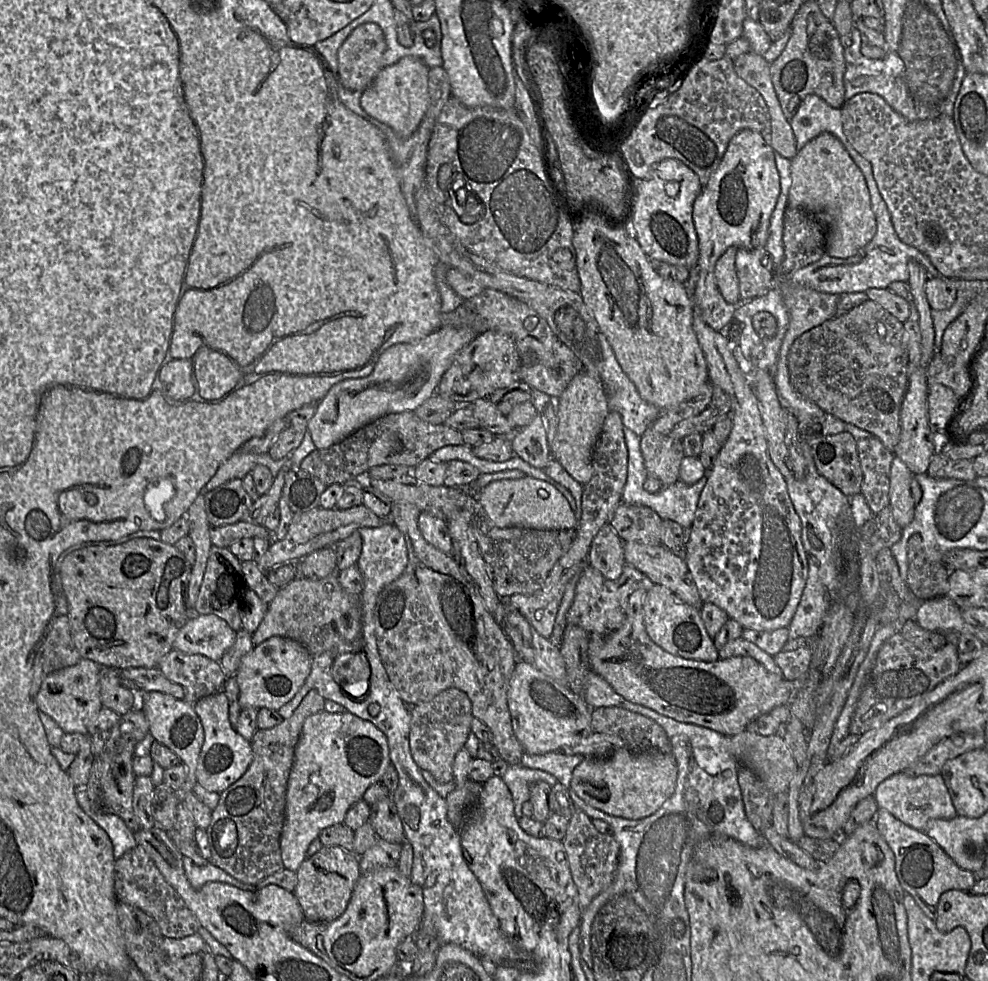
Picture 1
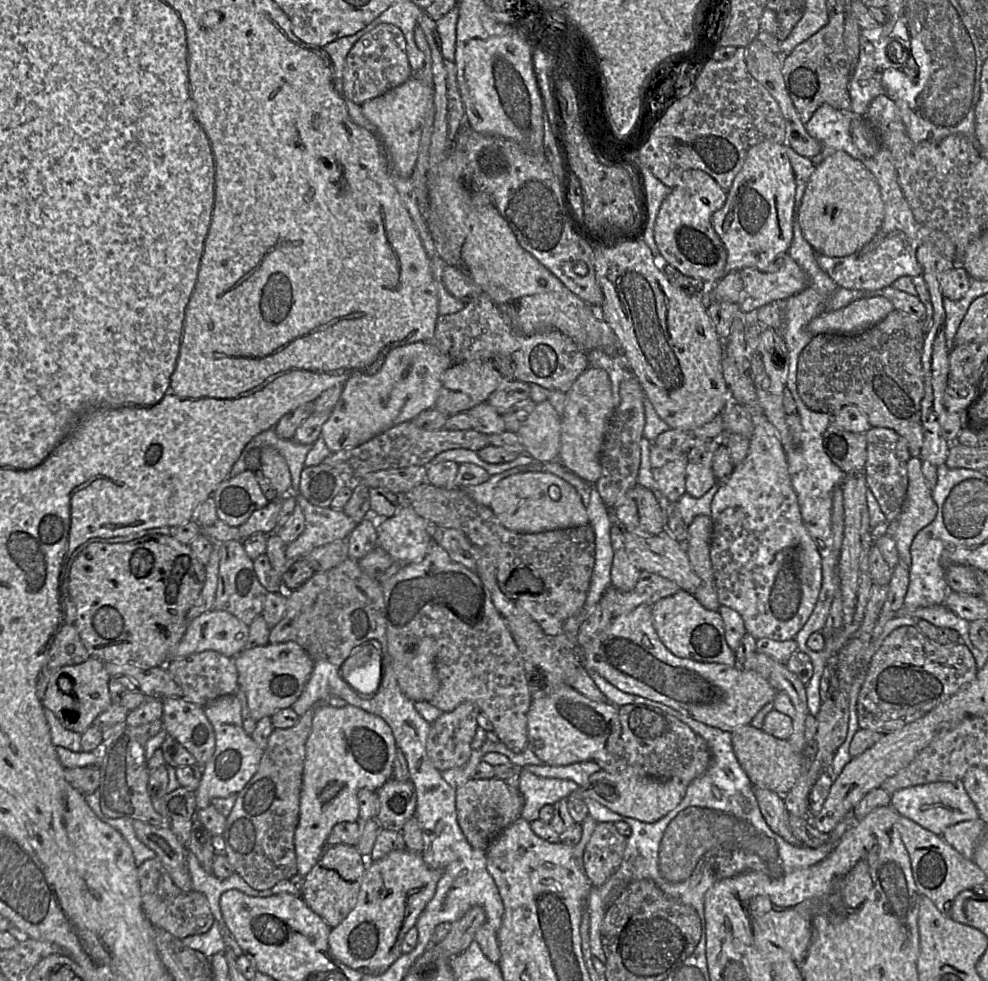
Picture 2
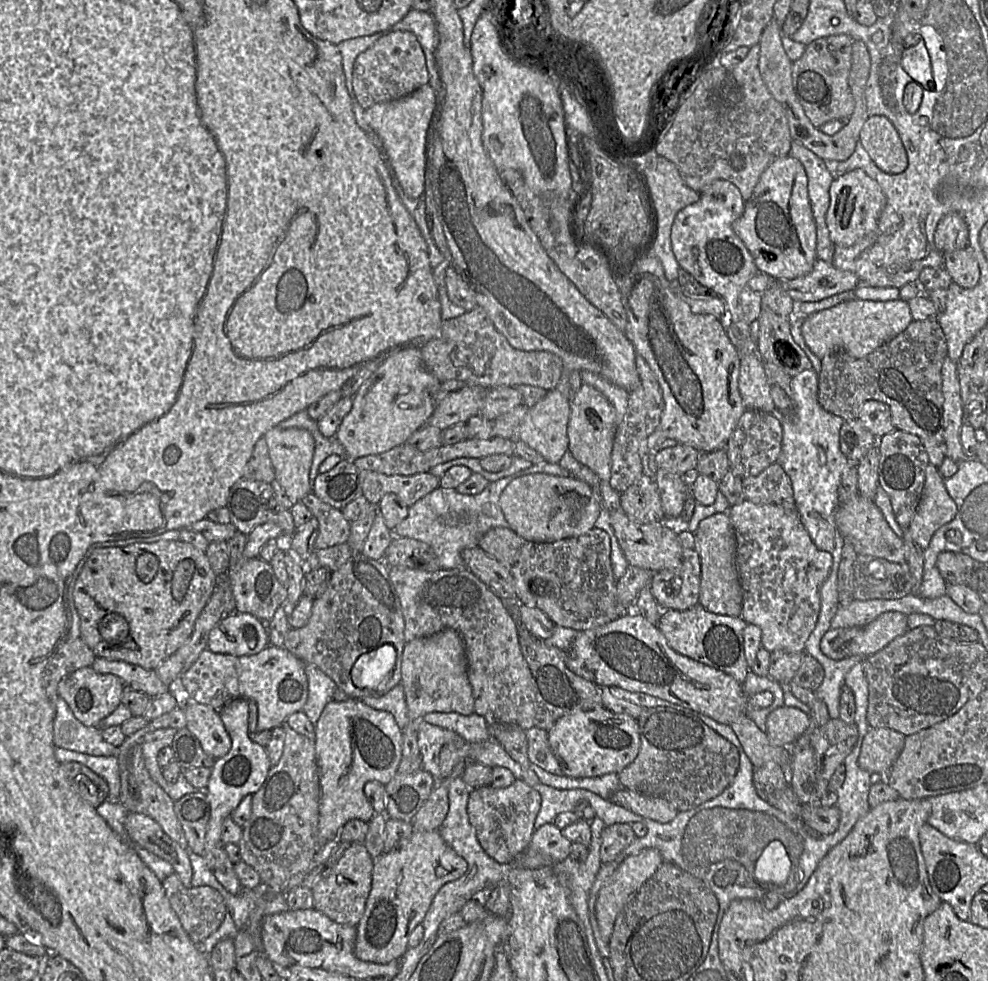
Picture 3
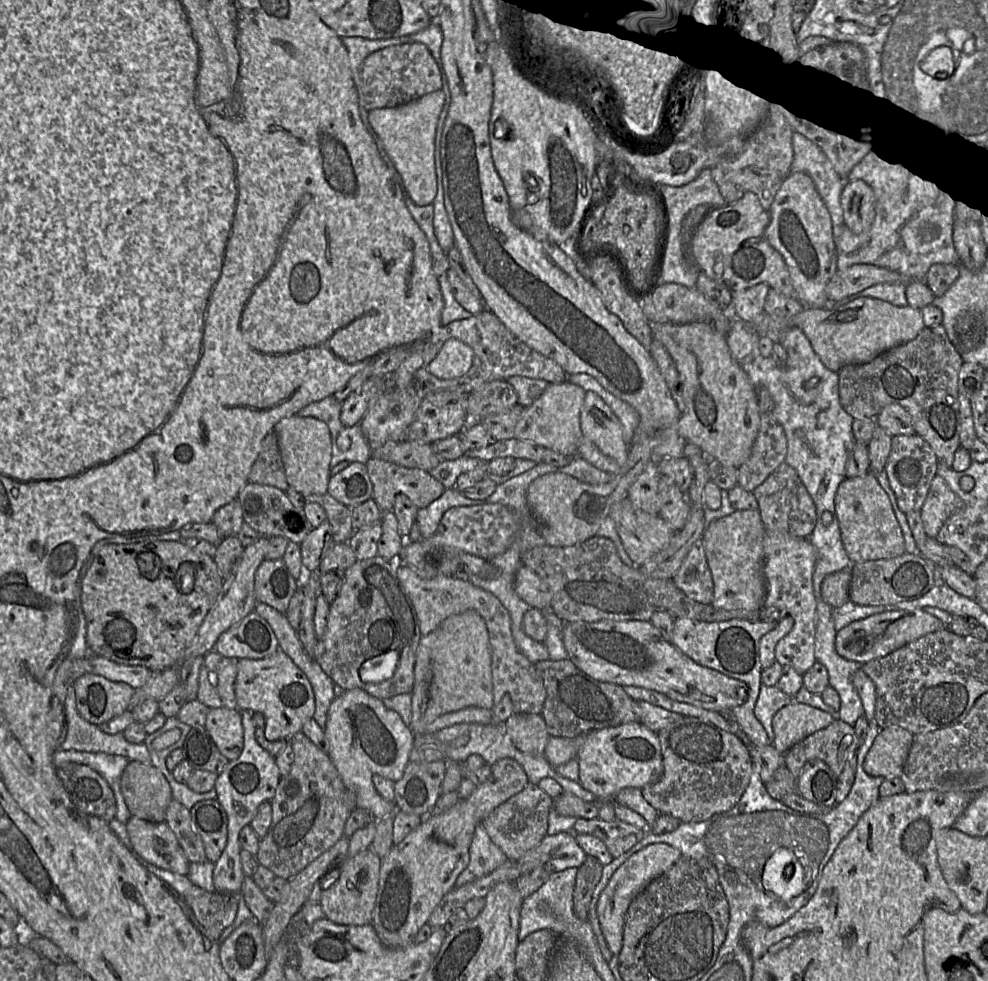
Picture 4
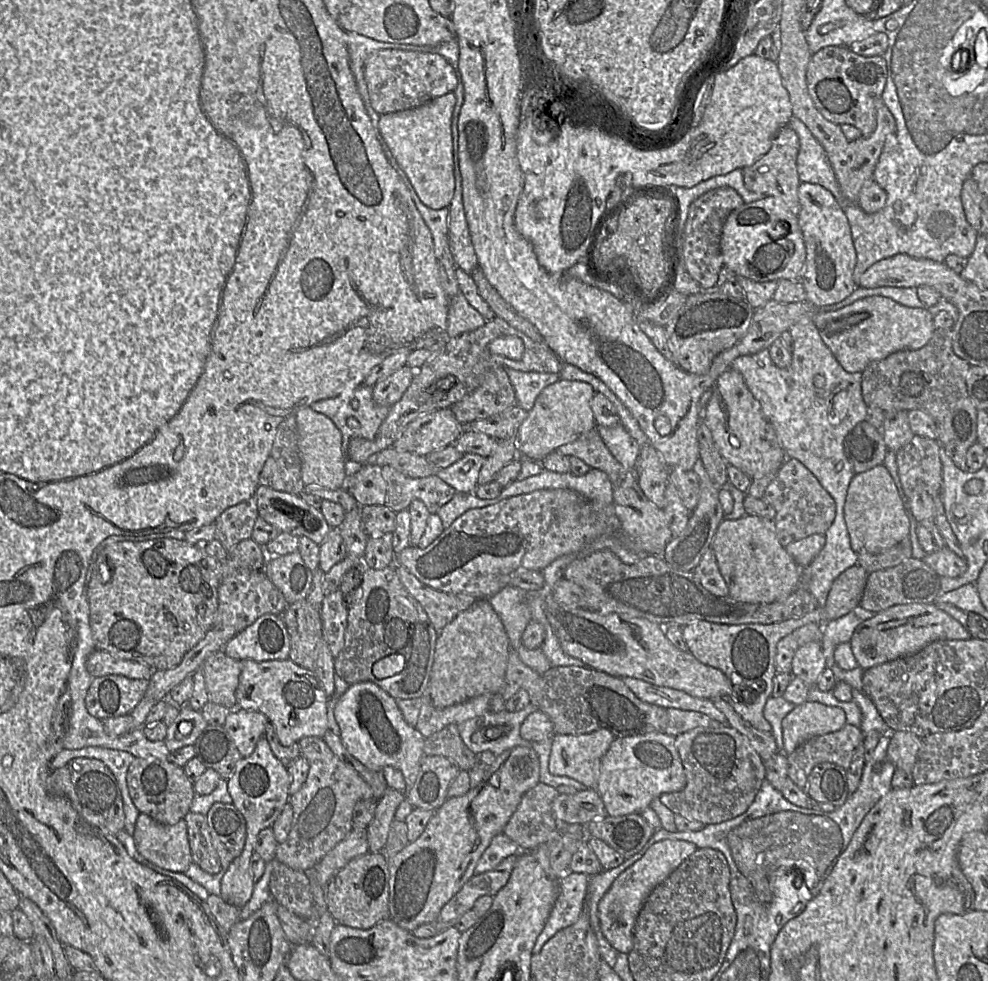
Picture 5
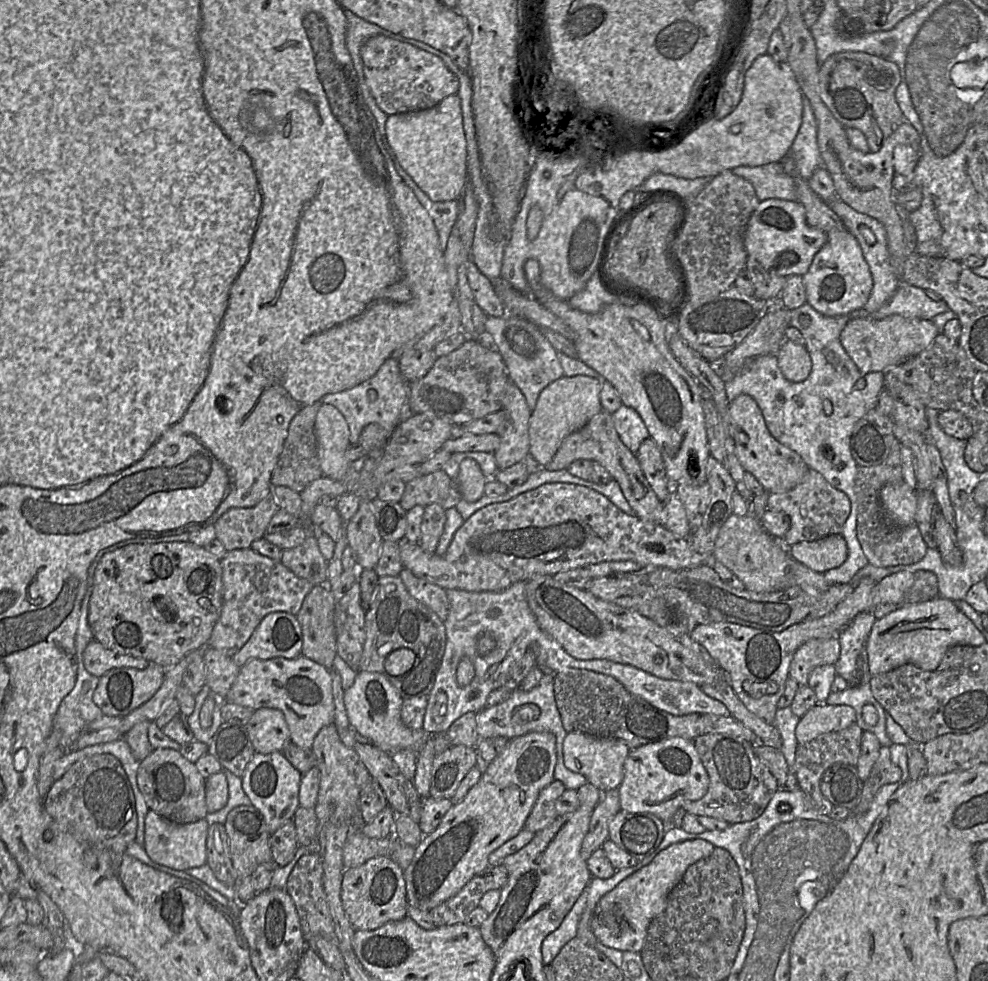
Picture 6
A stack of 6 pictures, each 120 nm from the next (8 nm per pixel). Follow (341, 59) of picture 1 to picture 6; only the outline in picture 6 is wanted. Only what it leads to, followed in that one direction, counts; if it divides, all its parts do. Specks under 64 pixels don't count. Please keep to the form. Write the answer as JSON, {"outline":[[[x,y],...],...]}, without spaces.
{"outline":[[[374,36],[362,45],[361,59],[365,82],[377,106],[387,115],[431,108],[447,96],[458,93],[459,80],[443,60],[411,44],[390,37]]]}

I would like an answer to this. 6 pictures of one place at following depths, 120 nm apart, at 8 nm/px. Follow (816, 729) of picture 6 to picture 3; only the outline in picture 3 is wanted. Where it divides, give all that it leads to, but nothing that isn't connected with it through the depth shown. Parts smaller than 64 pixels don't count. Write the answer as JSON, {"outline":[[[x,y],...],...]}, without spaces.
{"outline":[[[794,707],[773,710],[766,721],[766,733],[776,746],[790,747],[810,726],[809,714]]]}

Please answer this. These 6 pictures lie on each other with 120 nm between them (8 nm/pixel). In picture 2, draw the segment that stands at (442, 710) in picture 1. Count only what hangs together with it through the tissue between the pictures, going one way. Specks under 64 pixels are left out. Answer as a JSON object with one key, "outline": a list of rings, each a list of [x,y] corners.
{"outline":[[[463,702],[455,709],[443,712],[430,723],[426,740],[426,752],[433,766],[446,771],[465,764],[471,755],[471,743],[478,728],[477,717],[480,709],[472,702]]]}

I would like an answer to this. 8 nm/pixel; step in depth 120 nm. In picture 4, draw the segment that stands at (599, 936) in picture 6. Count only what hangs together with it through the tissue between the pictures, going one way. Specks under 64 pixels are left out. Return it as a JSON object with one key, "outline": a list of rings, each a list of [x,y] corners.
{"outline":[[[651,843],[631,855],[613,873],[597,903],[597,914],[602,933],[613,954],[618,954],[622,949],[626,913],[632,900],[652,880],[666,872],[681,855],[677,848],[667,843]]]}

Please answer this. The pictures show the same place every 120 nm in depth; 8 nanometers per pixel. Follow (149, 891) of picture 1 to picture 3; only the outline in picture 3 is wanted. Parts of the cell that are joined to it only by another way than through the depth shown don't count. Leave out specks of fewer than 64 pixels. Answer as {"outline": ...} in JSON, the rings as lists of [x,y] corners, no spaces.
{"outline":[[[173,873],[161,881],[182,927],[194,942],[212,935],[228,914],[222,895],[211,887],[185,887]]]}

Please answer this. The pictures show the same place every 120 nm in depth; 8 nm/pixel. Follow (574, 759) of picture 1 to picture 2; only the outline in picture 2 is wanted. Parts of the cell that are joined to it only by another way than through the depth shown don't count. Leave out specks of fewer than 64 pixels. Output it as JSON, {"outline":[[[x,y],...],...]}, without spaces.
{"outline":[[[593,761],[578,762],[566,766],[528,764],[523,768],[543,778],[567,779],[579,786],[584,785],[593,773],[601,770],[599,765]]]}

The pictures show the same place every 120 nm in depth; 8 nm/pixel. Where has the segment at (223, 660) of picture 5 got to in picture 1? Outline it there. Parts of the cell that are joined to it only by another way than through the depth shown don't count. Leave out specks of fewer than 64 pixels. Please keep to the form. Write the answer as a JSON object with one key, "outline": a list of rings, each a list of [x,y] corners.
{"outline":[[[175,649],[165,655],[157,667],[167,679],[183,687],[184,701],[190,705],[222,691],[227,679],[219,661]]]}

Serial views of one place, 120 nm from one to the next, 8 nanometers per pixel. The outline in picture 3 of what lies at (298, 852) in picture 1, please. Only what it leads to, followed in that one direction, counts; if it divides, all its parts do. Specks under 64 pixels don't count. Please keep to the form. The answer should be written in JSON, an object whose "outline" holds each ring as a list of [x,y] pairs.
{"outline":[[[351,697],[345,701],[327,703],[314,727],[320,783],[318,843],[322,848],[332,839],[337,839],[340,829],[349,820],[360,819],[368,822],[374,817],[376,812],[364,794],[364,785],[371,780],[386,784],[395,776],[403,758],[403,730],[390,712],[374,709],[360,699]]]}

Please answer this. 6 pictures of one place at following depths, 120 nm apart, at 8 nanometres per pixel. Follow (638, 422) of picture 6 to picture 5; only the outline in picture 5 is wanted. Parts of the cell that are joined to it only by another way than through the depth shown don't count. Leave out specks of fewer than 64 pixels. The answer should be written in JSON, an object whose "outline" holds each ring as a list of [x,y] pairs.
{"outline":[[[618,423],[612,427],[597,427],[604,444],[615,459],[627,469],[635,469],[641,445]]]}

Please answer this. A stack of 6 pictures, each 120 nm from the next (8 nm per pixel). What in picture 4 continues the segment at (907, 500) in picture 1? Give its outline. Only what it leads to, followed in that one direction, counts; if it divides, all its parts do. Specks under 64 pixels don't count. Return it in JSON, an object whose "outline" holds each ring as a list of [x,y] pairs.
{"outline":[[[936,475],[932,480],[928,495],[920,509],[921,519],[927,537],[935,538],[945,521],[963,508],[963,501]]]}

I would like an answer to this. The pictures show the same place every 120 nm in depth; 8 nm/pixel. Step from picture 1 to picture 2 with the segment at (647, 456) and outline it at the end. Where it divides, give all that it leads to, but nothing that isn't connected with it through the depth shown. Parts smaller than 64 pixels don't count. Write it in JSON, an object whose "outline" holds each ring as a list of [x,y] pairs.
{"outline":[[[650,446],[650,466],[659,494],[674,504],[686,493],[686,453]]]}

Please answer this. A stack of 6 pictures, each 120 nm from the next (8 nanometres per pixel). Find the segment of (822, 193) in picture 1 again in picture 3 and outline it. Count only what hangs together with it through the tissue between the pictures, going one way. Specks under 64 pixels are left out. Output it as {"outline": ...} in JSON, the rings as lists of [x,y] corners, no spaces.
{"outline":[[[854,169],[835,176],[829,194],[830,204],[826,213],[826,225],[835,246],[852,246],[875,230],[885,206],[885,195],[879,184],[862,169]]]}

